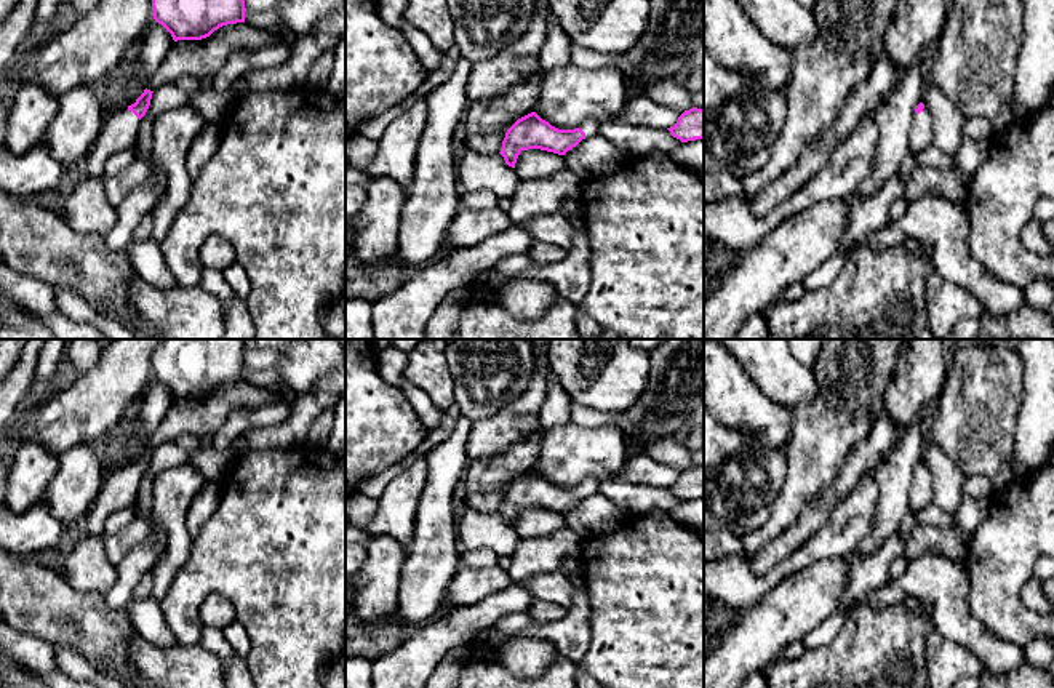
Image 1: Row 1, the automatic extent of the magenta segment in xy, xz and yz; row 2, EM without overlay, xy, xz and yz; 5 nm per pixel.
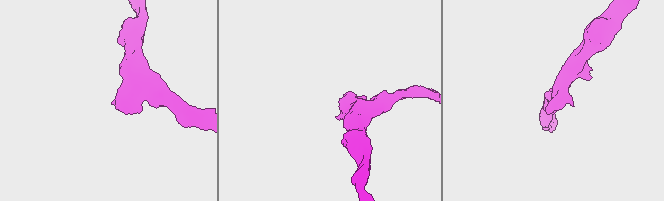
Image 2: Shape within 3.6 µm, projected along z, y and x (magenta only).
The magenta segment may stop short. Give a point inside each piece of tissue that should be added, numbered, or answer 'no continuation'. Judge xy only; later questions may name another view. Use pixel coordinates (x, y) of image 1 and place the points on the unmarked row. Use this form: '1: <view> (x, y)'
1: xy (119, 490)

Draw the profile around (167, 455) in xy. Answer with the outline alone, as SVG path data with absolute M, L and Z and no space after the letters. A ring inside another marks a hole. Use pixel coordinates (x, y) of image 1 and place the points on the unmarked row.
M165 442L152 451L150 464L141 477L134 510L136 518L149 520L154 512L154 478L165 469L186 464L194 448L182 448L174 442Z

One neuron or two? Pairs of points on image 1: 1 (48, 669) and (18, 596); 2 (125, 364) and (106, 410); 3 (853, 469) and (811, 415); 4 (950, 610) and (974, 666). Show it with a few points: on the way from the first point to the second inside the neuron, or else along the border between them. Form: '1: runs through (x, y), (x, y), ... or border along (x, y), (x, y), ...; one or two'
1: border along (16, 629), (53, 645); two
2: runs through (120, 375), (106, 394), (106, 399); one
3: border along (869, 431), (850, 450), (840, 469), (821, 488); two
4: border along (936, 628), (946, 637), (966, 647), (984, 669); two

